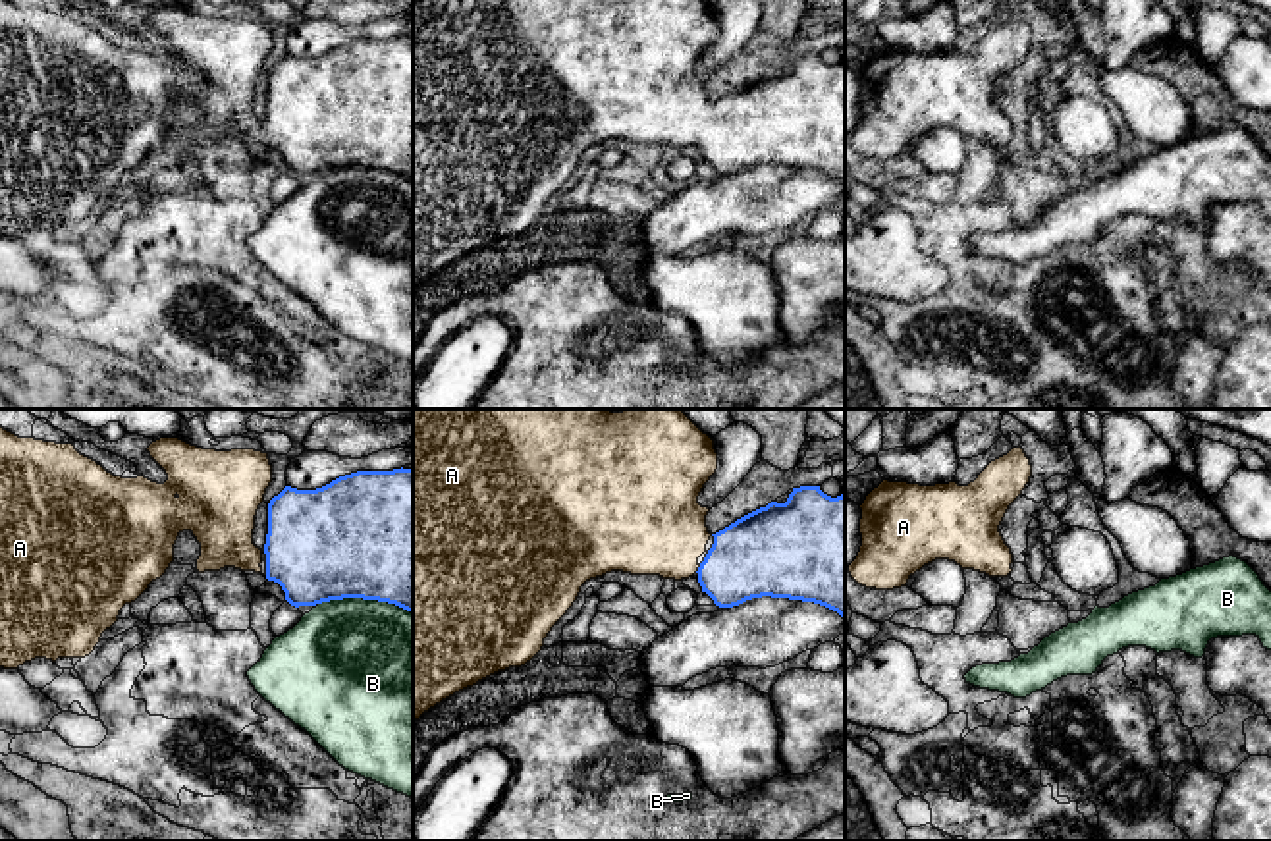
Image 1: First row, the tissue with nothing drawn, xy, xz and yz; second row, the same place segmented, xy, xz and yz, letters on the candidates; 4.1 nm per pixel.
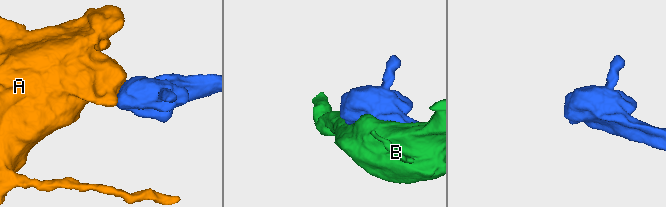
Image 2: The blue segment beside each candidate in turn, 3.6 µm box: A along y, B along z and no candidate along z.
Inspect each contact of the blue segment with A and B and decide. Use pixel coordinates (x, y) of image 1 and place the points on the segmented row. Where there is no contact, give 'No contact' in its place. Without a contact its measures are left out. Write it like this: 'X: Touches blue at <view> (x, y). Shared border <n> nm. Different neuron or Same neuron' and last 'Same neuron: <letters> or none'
A: Touches blue at xz (699, 569). Shared border 40 nm. Same neuron
B: Touches blue at xy (365, 598). Shared border 400 nm. Different neuron
Same neuron: A

